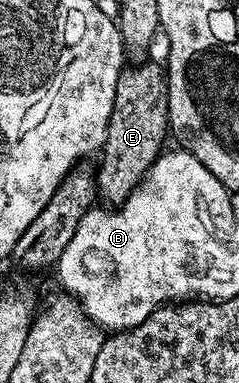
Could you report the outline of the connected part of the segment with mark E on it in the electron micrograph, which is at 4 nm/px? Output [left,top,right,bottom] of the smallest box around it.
[94,63,170,207]

